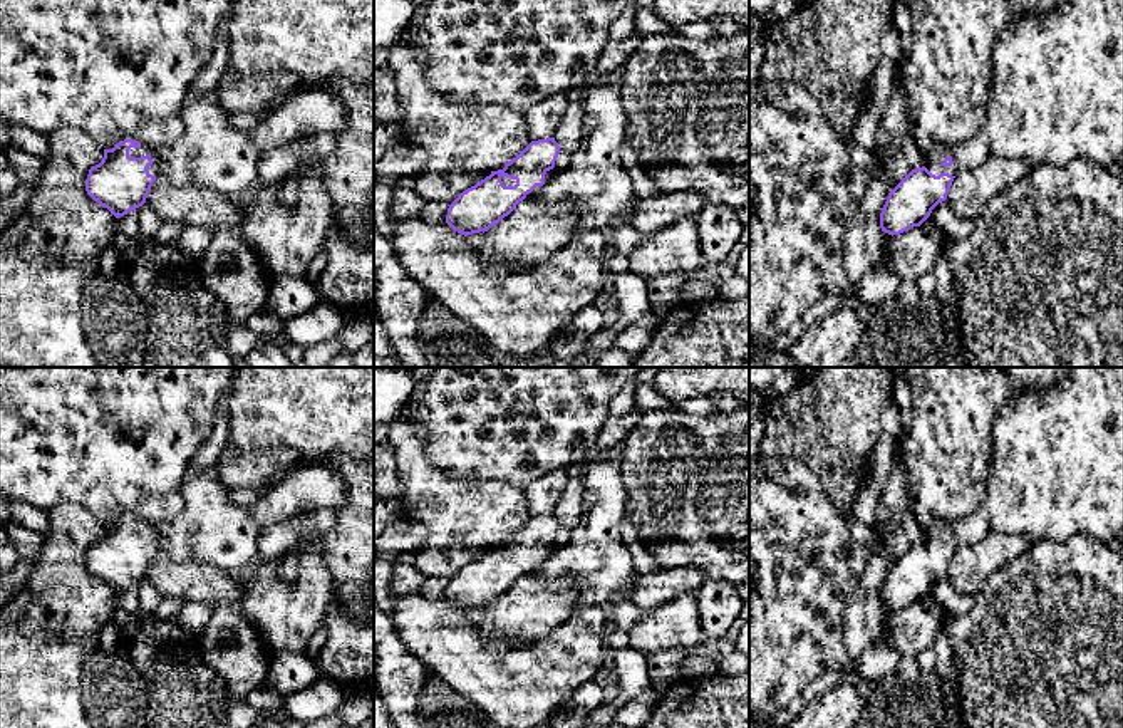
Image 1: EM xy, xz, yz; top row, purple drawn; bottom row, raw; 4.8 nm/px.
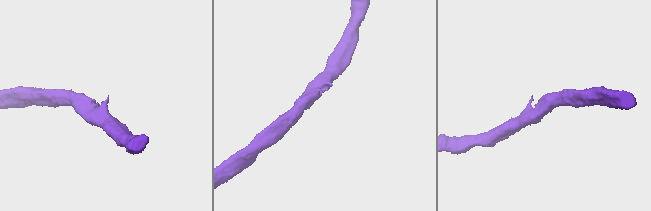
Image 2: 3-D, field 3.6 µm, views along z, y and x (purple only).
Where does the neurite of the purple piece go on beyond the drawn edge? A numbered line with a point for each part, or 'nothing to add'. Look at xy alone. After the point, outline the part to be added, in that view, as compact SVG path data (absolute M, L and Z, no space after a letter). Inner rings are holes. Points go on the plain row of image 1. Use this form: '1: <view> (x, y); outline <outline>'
1: xy (156, 544); outline M141 518L139 523L129 525L131 533L142 533L146 530L149 530L153 535L153 540L147 543L149 550L153 550L156 555L161 554L163 552L163 538L161 538L158 528L154 527L154 523L149 523Z

